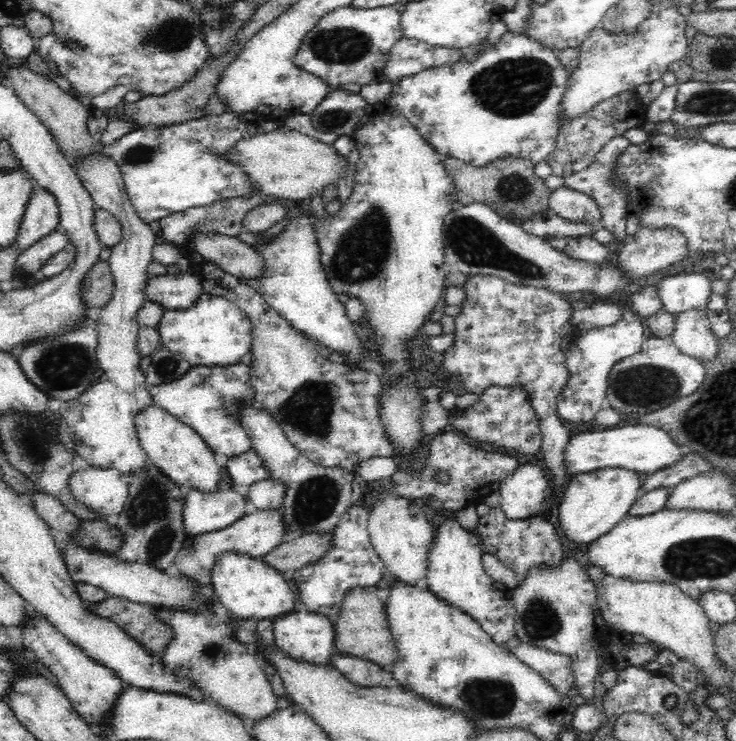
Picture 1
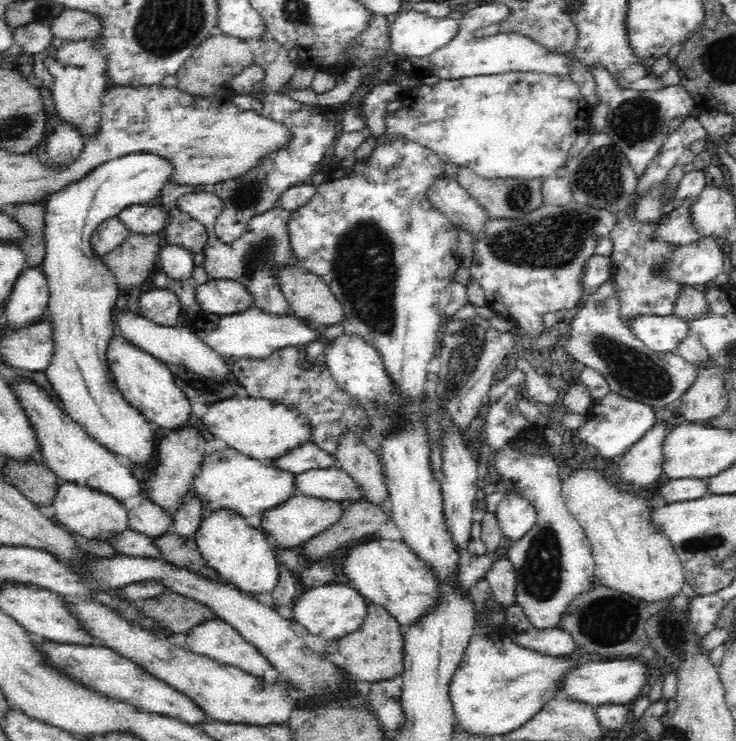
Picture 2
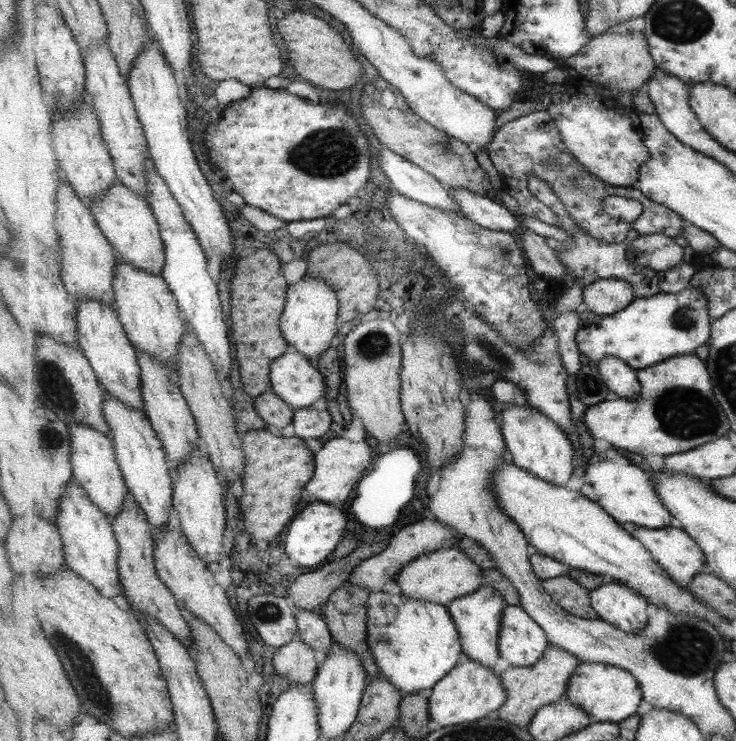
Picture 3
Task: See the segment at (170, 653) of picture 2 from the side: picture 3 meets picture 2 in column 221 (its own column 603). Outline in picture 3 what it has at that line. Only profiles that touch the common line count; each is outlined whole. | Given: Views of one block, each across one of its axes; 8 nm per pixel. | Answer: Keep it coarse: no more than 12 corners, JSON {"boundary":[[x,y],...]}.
{"boundary":[[587,661],[566,697],[595,722],[637,715],[644,693],[632,672]]}

